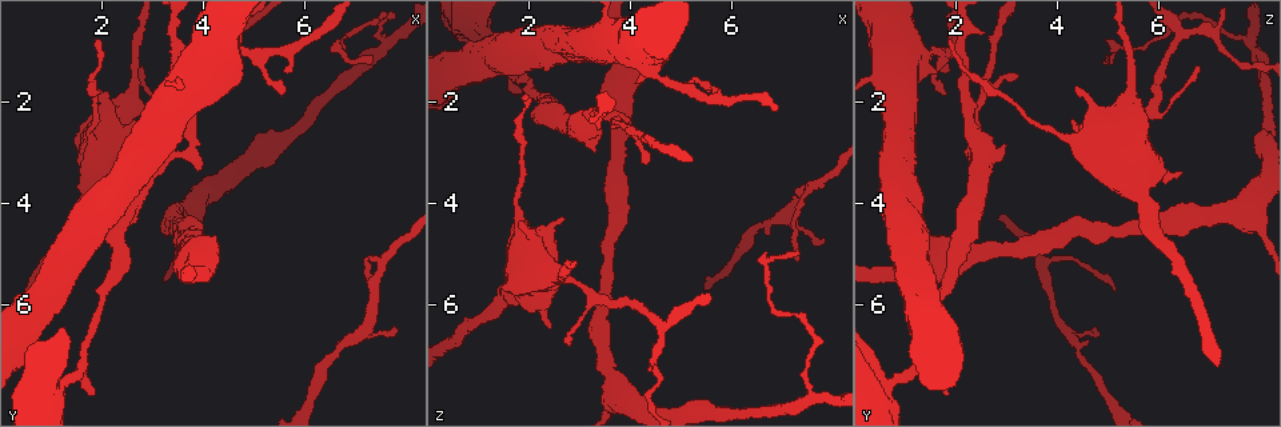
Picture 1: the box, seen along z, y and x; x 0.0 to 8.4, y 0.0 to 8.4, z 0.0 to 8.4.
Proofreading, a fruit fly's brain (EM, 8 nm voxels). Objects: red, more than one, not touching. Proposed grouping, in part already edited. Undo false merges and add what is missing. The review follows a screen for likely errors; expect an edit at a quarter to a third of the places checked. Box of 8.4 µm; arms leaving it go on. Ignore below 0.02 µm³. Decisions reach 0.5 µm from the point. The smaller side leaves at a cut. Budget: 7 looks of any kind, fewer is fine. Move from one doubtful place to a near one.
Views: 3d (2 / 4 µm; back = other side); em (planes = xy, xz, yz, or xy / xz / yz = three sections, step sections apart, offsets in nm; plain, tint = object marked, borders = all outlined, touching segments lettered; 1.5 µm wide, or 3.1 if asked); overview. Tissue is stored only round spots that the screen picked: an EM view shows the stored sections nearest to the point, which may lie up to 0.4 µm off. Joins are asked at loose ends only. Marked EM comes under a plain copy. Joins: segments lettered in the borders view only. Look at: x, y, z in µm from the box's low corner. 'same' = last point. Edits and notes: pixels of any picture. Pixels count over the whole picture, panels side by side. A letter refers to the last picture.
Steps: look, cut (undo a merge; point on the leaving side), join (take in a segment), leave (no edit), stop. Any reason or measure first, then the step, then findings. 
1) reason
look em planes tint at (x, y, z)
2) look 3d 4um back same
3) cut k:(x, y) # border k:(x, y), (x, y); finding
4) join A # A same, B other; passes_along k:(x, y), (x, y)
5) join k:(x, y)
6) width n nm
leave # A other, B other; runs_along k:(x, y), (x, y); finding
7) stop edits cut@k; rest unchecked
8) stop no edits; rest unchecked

thin neck
look em planes borders at (3.85, 2.10, 2.40)

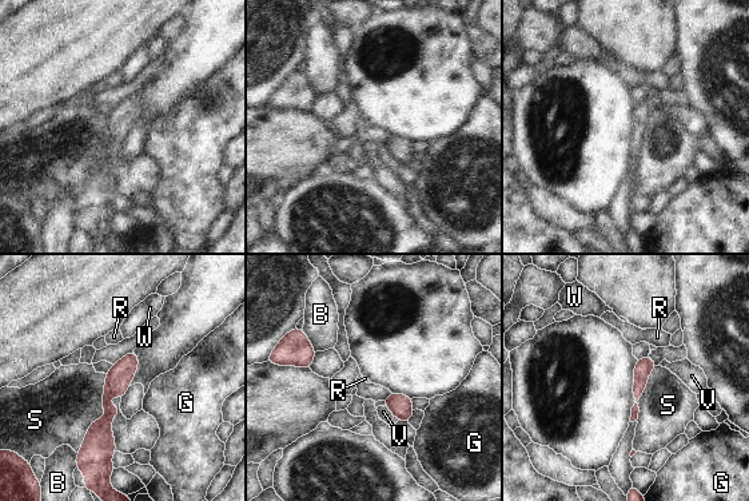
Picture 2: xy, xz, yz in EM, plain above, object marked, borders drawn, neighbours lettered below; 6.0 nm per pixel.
leave # B other, G other, R other, S other, V other, W other; runs_along 2:(132, 356), (107, 396), (106, 461); continuous, no second neuron

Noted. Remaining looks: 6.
long arm stops here
look em yz step 8 tint at (1.95, 0.85, 1.80)

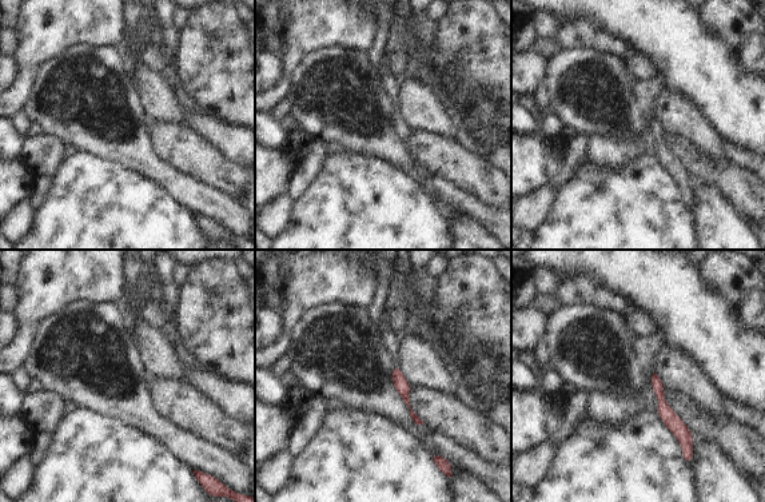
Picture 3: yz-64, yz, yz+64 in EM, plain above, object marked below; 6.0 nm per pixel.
look em planes borders same

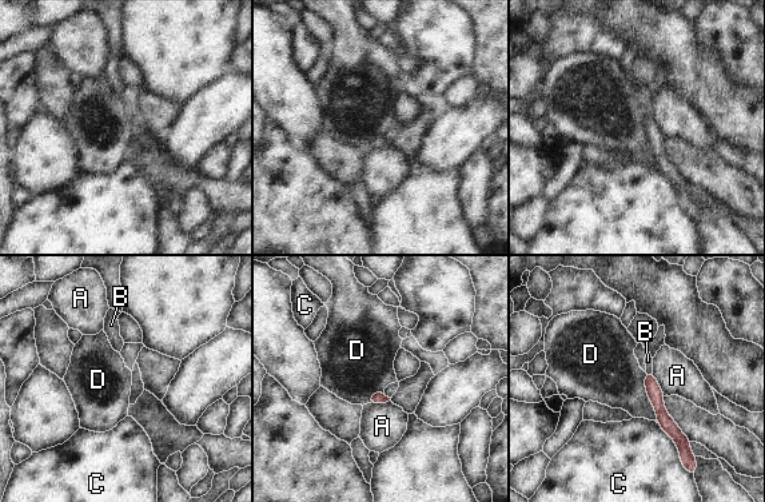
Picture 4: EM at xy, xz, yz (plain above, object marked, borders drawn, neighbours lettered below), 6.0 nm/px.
width 80 nm
join B # A other, B same, C other, D other; passes_along 4:(656, 395), (649, 373), (648, 361); it goes on there

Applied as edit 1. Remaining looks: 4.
look em planes borders at (4.65, 0.65, 6.50)

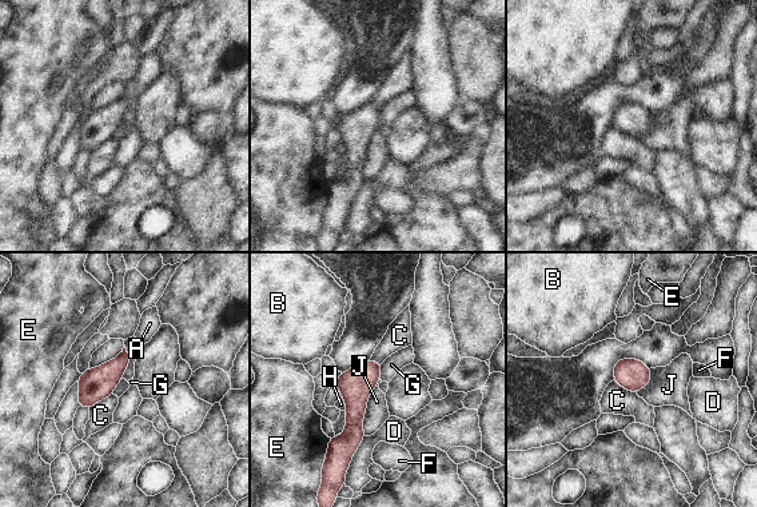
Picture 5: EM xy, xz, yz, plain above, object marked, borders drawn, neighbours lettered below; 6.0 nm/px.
leave # A other, B other, C other, D other, E other, F other, G other, H other, J other; border 5:(379, 379), (367, 400), (365, 435); continuous, no second neuron

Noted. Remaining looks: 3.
stop edits join@4; rest unchecked

